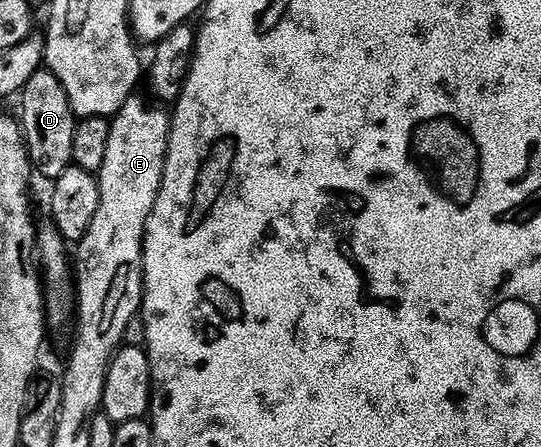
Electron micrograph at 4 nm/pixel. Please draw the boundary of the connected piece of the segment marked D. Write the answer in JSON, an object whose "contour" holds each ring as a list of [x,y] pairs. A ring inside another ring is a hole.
{"contour":[[[43,69],[35,73],[32,81],[28,81],[26,88],[20,92],[21,99],[20,126],[26,137],[33,170],[37,174],[39,171],[47,181],[58,179],[74,162],[72,133],[76,116],[68,101],[68,93],[64,93],[64,85],[60,85],[58,78],[49,69]]]}

